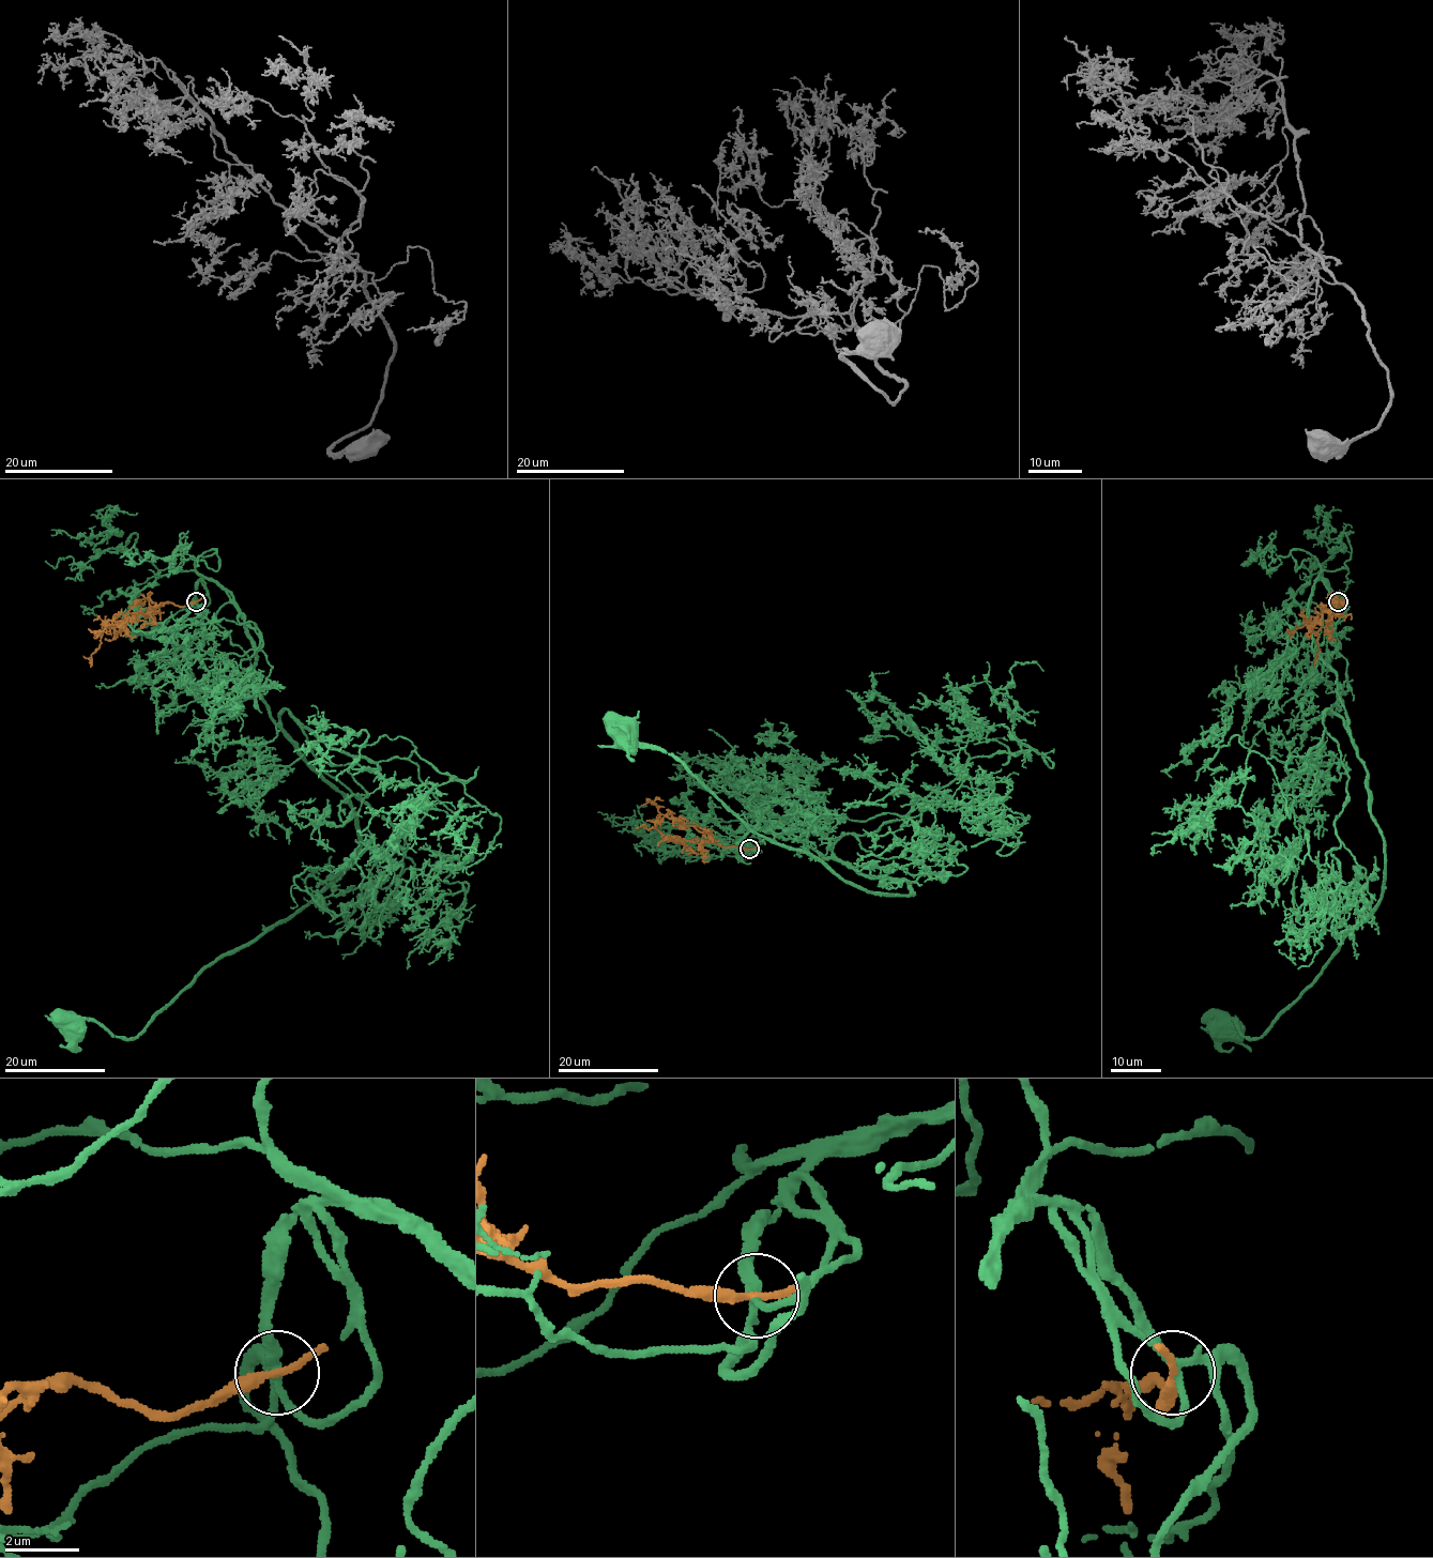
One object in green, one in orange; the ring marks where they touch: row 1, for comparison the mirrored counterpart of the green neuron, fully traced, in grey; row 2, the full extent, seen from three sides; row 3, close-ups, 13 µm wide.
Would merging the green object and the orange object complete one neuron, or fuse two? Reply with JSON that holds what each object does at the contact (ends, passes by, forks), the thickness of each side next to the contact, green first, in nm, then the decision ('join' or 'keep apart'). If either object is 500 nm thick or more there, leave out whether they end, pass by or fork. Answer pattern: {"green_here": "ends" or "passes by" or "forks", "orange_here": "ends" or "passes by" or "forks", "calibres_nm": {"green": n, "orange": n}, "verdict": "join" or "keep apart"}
{"green_here": "forks", "orange_here": "passes by", "calibres_nm": {"green": 200, "orange": 220}, "verdict": "join"}

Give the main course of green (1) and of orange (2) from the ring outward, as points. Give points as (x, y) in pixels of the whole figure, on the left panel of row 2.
1: (196, 601), (213, 579), (244, 620), (256, 690), (352, 809), (359, 854), (218, 956), (137, 1036), (71, 1023)
2: (196, 601), (183, 607), (165, 602), (146, 614), (118, 620), (103, 631), (90, 667)

